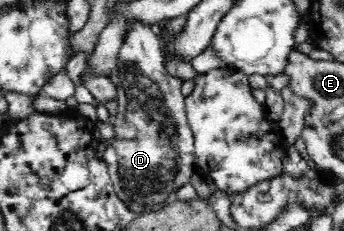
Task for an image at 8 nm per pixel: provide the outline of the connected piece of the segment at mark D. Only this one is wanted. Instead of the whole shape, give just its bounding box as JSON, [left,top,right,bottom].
[102,22,196,214]

